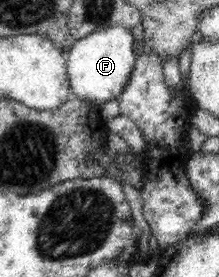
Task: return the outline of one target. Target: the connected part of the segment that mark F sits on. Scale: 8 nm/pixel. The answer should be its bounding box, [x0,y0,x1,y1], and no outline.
[66,25,138,106]

